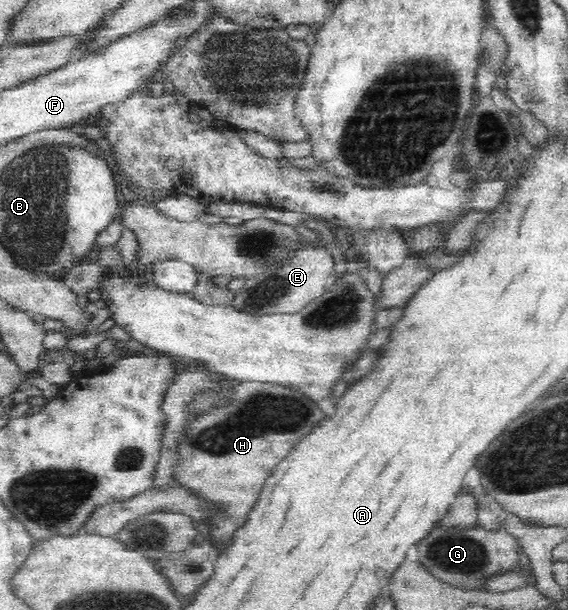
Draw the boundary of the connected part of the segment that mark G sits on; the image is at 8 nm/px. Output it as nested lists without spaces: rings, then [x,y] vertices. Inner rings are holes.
[[[437,522],[412,549],[413,556],[435,578],[459,589],[485,591],[484,584],[492,576],[519,567],[519,541],[505,529],[497,532],[485,530],[478,522],[473,526],[443,526]]]

